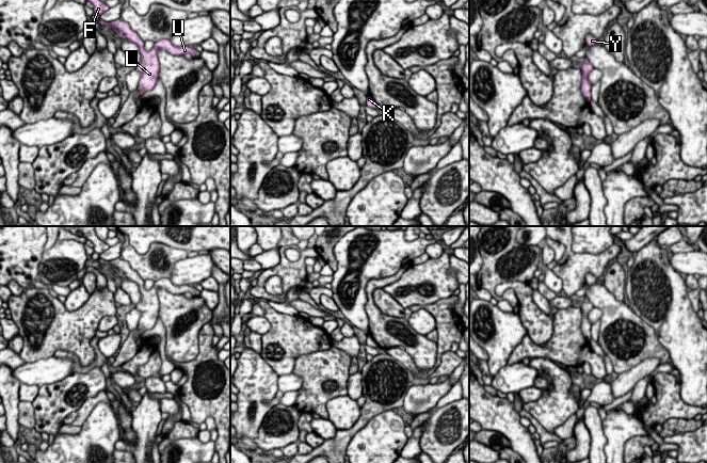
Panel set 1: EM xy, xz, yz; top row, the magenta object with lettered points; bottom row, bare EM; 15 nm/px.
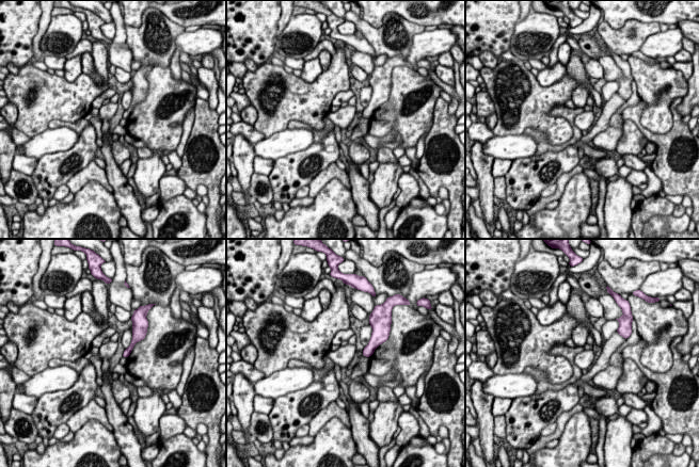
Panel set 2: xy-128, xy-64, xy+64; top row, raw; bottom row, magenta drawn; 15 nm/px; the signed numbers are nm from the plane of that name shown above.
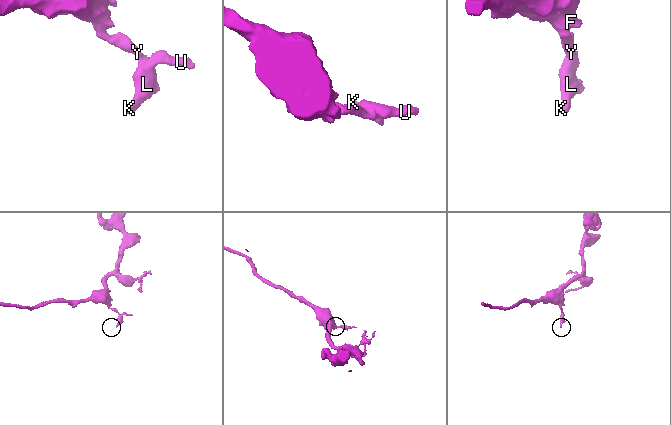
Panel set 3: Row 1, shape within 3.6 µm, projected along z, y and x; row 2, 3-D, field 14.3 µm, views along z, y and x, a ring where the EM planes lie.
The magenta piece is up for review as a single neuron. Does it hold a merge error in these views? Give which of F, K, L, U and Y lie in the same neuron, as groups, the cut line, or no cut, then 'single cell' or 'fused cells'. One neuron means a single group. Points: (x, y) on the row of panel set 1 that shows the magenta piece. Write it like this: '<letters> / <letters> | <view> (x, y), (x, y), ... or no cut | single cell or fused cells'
F K L U Y | no cut | single cell

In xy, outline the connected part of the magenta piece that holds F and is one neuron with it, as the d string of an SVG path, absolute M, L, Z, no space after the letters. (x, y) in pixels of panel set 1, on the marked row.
M87 0L87 1L90 1L94 5L93 9L94 13L97 14L98 16L100 16L110 9L110 6L108 6L105 2L100 0Z

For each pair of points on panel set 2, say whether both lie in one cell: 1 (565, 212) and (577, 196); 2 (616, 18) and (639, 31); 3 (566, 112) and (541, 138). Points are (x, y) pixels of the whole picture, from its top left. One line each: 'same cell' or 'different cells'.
1: same cell
2: different cells
3: same cell

